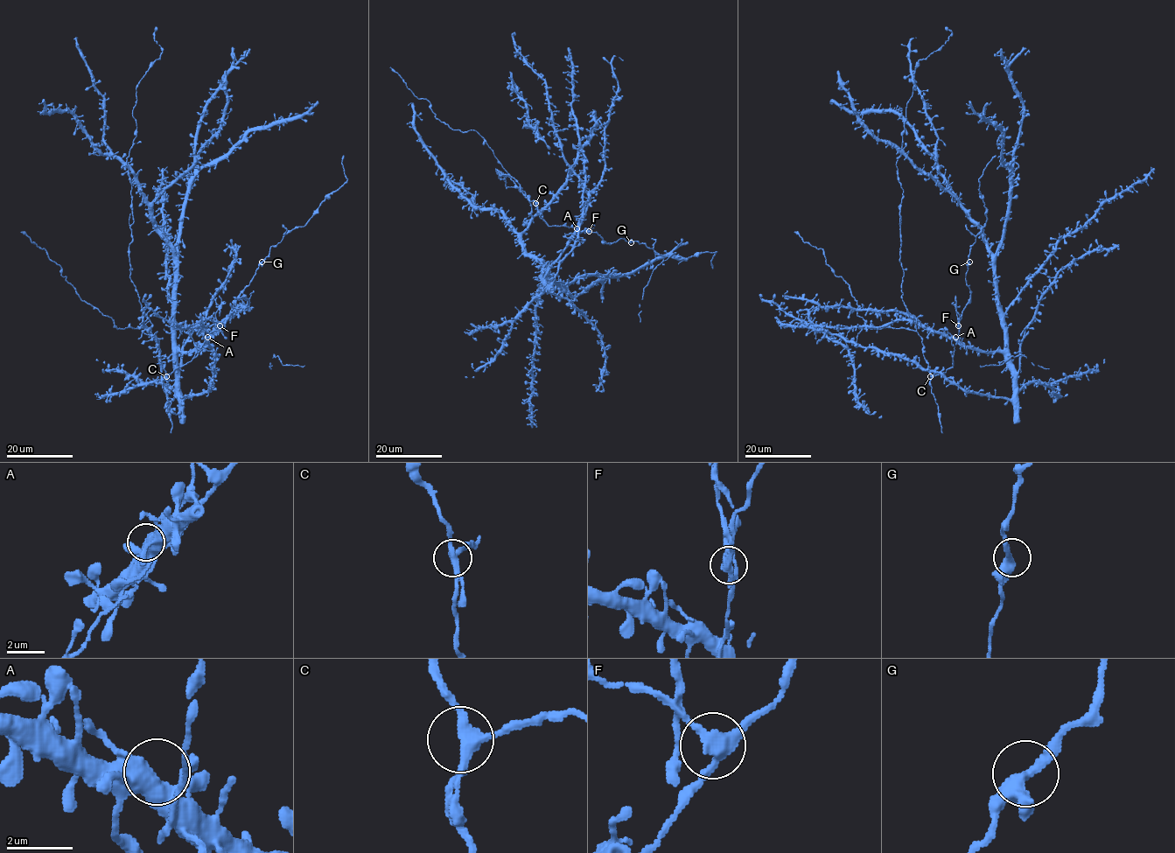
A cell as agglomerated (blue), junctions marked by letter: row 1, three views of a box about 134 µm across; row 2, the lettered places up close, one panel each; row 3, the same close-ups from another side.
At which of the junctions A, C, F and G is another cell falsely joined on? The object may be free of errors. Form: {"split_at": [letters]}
{"split_at": ["F"]}

